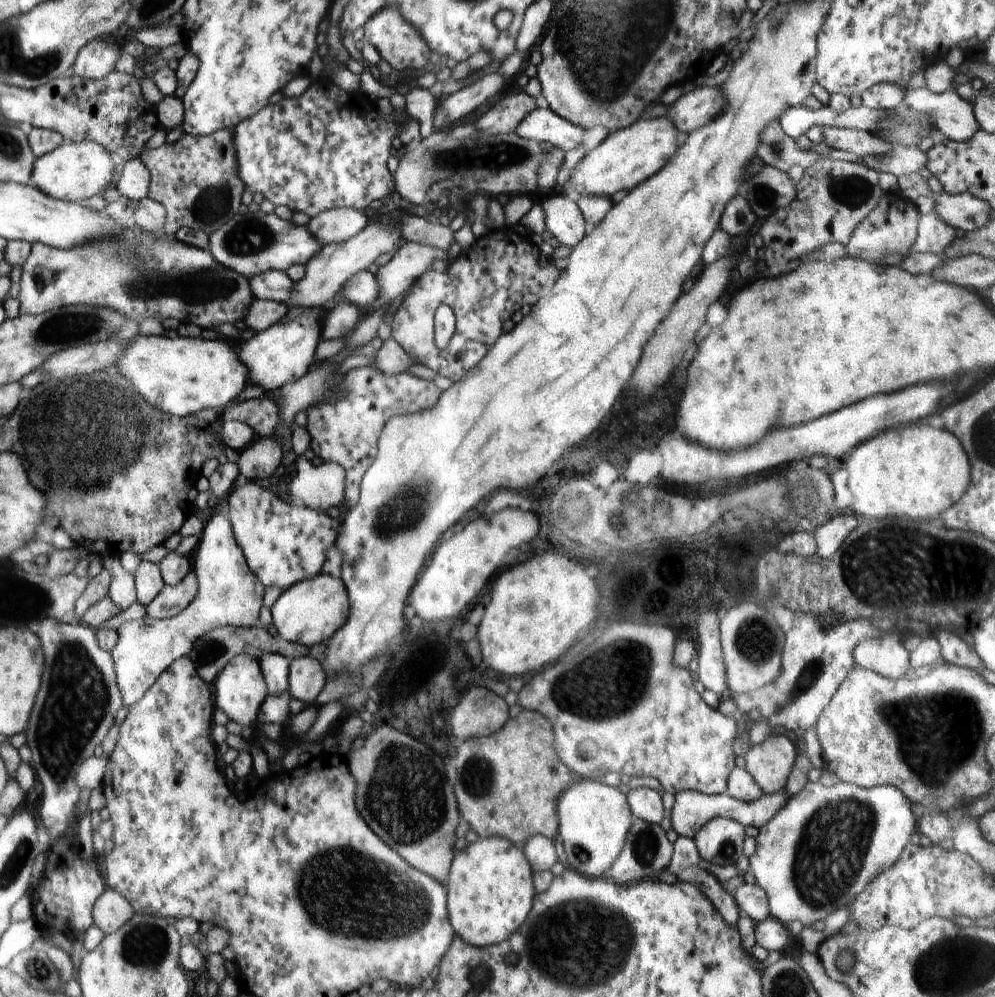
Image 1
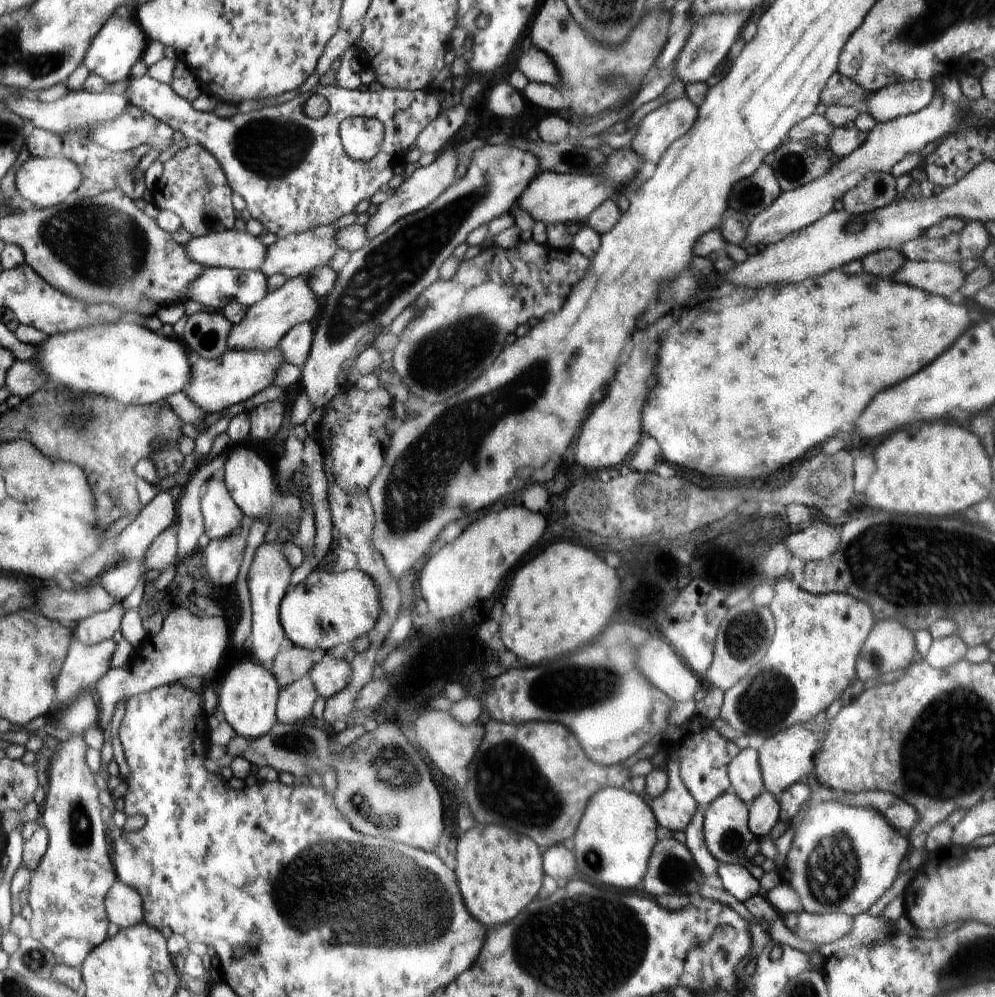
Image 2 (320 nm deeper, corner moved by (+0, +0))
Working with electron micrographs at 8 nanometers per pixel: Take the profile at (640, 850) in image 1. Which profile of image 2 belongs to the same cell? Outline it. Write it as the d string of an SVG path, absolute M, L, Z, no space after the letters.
M659 828L659 833L640 888L644 892L648 892L650 896L657 897L676 893L677 895L684 894L691 899L694 898L694 896L698 895L698 890L700 890L702 881L706 876L701 873L698 864L689 853L686 845L676 841L673 834L667 830Z

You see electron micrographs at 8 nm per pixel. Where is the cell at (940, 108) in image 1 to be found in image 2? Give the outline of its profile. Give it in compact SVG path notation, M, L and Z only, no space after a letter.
M908 81L894 83L870 93L863 110L878 123L922 110L930 103L936 88L929 81Z

